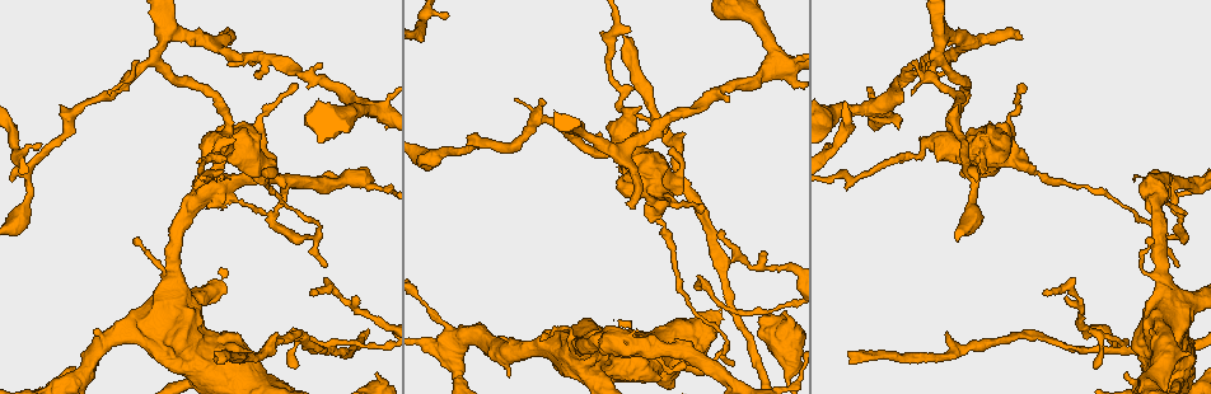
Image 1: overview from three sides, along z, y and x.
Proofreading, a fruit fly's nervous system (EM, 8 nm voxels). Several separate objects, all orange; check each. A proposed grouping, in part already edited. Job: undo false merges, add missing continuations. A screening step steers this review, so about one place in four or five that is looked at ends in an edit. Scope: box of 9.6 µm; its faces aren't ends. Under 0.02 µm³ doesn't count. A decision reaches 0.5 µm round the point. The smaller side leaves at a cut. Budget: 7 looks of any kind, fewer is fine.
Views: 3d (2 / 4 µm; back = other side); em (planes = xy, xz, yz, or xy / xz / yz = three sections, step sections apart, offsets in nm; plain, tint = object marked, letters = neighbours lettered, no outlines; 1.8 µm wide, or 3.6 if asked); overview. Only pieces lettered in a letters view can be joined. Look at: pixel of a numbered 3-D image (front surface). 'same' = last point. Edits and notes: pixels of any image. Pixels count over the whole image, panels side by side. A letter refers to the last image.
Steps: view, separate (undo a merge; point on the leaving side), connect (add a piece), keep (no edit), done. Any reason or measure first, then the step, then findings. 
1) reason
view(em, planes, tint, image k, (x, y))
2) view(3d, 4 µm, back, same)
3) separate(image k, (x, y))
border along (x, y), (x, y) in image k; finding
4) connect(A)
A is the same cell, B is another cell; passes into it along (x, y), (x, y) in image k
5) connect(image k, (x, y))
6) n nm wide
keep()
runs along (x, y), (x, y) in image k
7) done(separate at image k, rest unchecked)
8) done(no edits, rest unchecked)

branch stops here
view(em, xy, step 8, tint, image 1, (1067, 298))

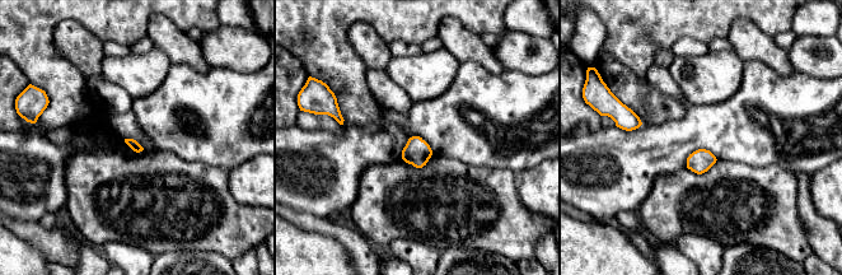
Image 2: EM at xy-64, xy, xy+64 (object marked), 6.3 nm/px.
another direction
view(em, planes, letters, same)

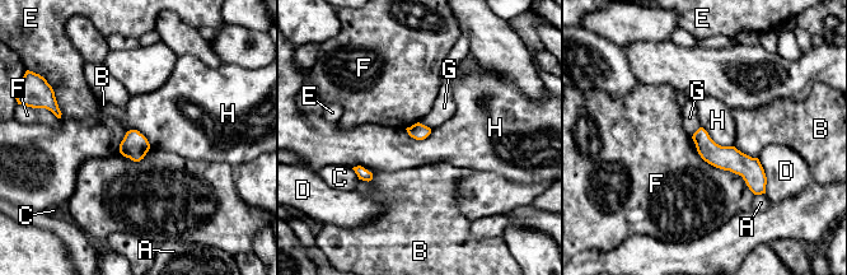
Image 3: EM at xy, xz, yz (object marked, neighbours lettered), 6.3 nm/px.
110 nm wide
keep()
A, B, C, D, E, F, G and H are other cells; runs along (696, 136), (762, 185) in image 3; none of them fits

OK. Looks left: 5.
free end
view(3d, 2 µm, image 1, (1127, 375))

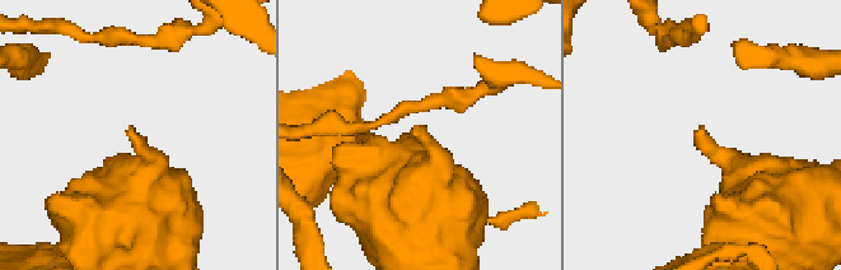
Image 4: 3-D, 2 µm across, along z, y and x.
view(em, xz, step 16, letters, image 4, (699, 128))

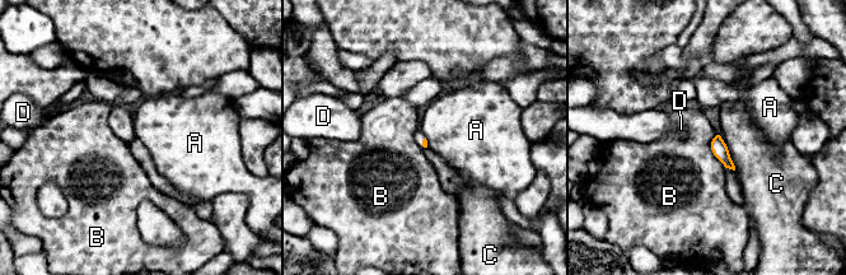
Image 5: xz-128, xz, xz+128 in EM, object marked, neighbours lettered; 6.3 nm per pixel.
view(em, planes, letters, same)

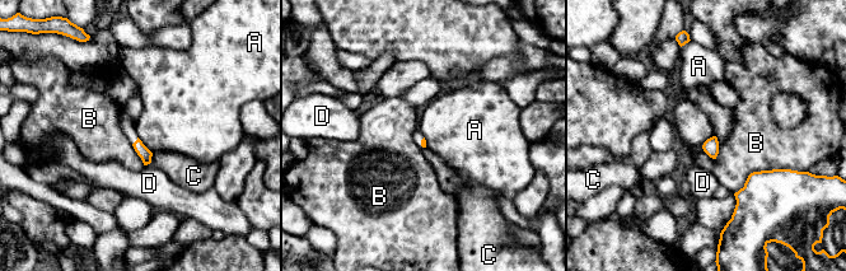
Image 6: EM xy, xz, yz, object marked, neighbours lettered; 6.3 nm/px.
keep()
A, B, C and D are other cells; border along (138, 138), (152, 153) in image 6; no lettered piece goes on from it

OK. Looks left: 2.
abrupt turn
view(em, planes, letters, image 1, (680, 368))

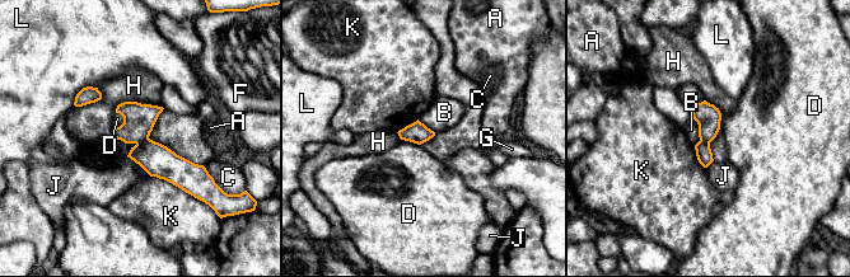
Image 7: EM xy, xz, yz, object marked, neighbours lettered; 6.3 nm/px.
separate(image 7, (158, 160))
A, B, C, D, F, G, H, J, K and L are other cells; border along (148, 137), (136, 144) in image 7; a second neuron is stuck on

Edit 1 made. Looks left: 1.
done(separate at image 7, rest unchecked)

